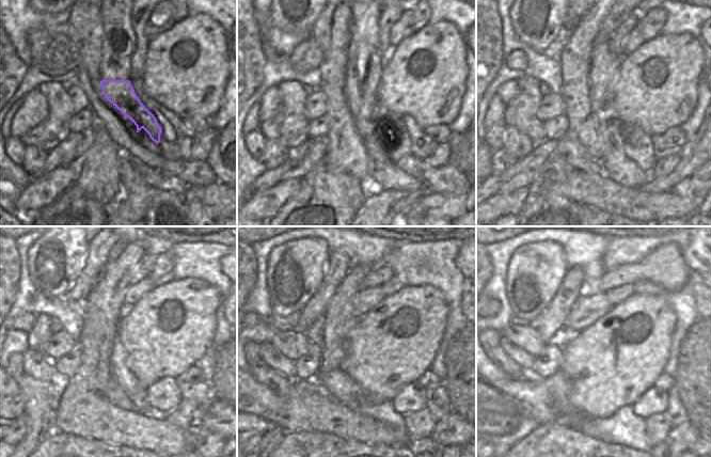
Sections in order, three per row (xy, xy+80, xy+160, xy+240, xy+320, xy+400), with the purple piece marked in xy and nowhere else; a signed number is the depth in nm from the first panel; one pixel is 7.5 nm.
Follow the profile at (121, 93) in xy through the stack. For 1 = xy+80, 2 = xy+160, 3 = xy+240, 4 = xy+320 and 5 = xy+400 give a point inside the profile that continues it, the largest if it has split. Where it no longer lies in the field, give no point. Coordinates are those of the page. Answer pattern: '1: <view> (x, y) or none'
1: xy+80 (397, 144)
2: xy+160 (637, 145)
3: xy+240 (163, 396)
4: xy+320 (411, 397)
5: xy+400 (654, 400)

